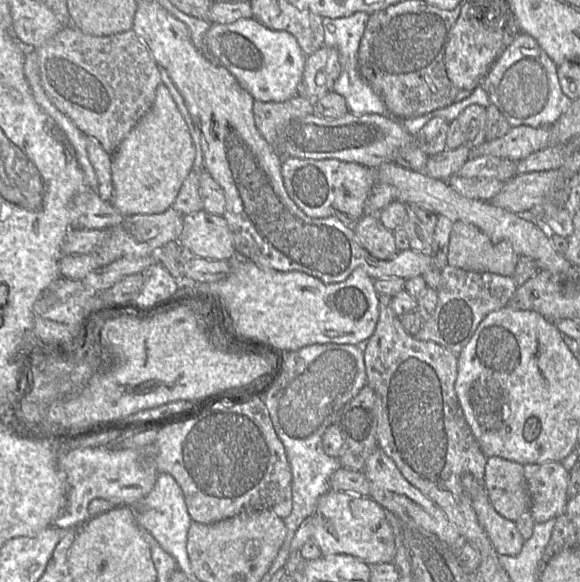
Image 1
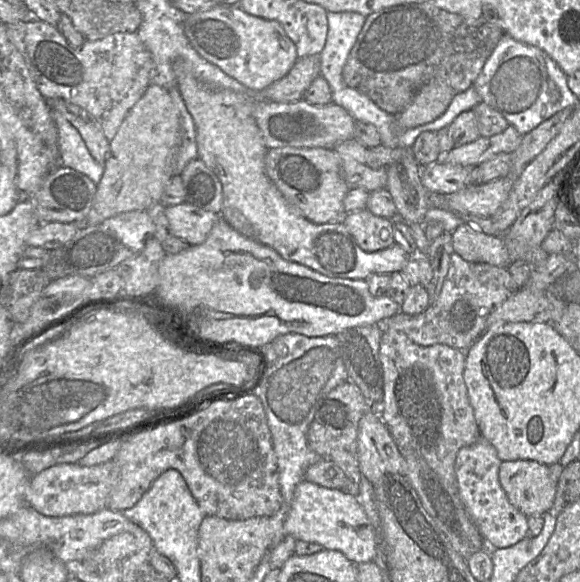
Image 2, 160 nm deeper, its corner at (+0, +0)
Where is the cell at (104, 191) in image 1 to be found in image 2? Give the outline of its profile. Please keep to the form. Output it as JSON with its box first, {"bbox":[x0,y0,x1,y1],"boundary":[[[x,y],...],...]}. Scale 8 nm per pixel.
{"bbox":[46,98,109,164],"boundary":[[[61,98],[46,100],[51,110],[57,110],[80,133],[91,156],[101,164],[105,164],[109,155],[109,141],[104,135],[101,125],[85,109]]]}

